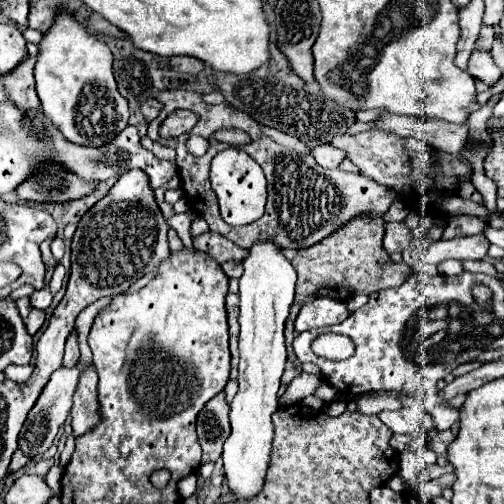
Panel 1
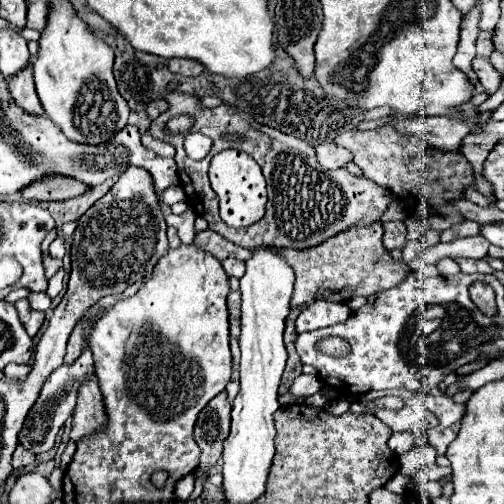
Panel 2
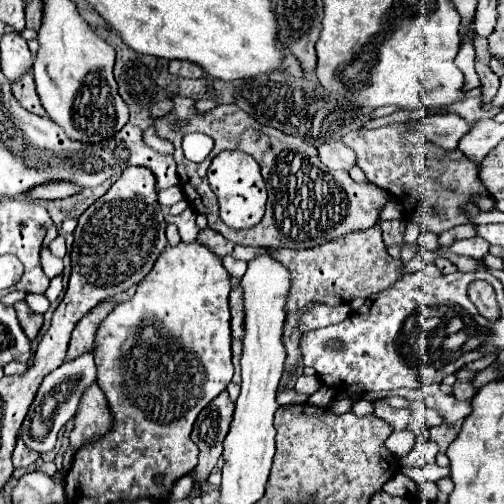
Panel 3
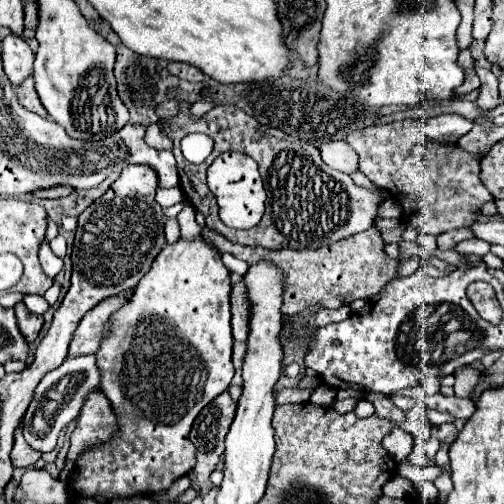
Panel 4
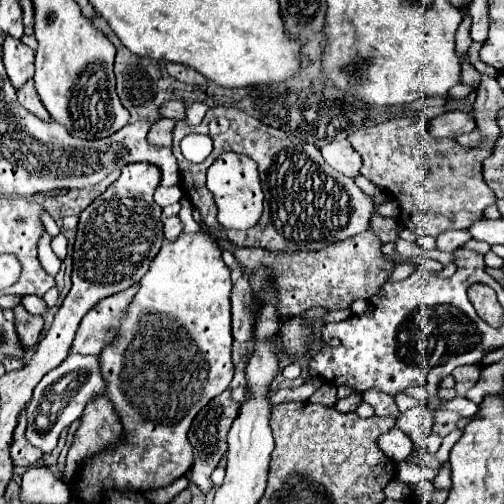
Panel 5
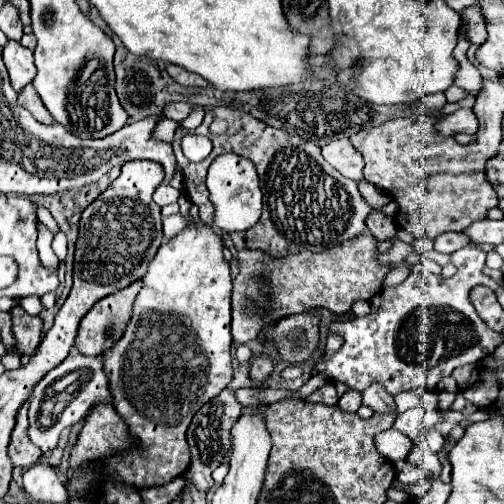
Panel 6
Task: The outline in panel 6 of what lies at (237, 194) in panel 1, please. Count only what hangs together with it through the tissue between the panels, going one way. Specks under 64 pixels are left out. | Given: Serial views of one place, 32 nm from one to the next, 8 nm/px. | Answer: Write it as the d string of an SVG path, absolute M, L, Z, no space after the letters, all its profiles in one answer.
M236 154L218 156L210 168L206 186L210 202L214 204L214 218L210 224L196 224L196 228L184 228L176 236L164 240L148 266L144 286L136 298L132 320L128 322L120 342L104 354L106 372L110 378L110 392L114 396L114 408L128 424L140 448L116 458L108 458L100 464L98 478L114 478L132 484L134 488L148 488L166 484L176 476L182 476L190 464L186 430L192 416L214 396L218 396L232 380L230 364L230 292L232 278L230 266L222 254L224 236L252 228L260 220L262 192L256 176L256 168L250 160Z

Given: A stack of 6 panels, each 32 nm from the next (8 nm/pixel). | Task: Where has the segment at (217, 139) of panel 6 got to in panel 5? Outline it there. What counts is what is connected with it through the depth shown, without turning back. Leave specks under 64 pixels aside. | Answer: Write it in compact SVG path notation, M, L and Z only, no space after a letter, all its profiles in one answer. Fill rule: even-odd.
M216 106L208 110L202 124L196 128L186 126L184 120L176 122L174 128L174 156L178 160L182 186L186 190L186 196L190 202L200 210L202 222L208 228L220 230L216 224L216 204L212 200L212 194L206 188L206 170L208 166L224 152L238 152L248 154L258 164L258 174L262 180L264 190L264 214L256 226L250 230L238 232L238 230L226 230L226 236L232 244L240 248L264 248L270 252L298 252L298 250L322 250L324 246L346 240L348 236L356 236L364 230L368 230L368 220L372 212L376 210L372 204L372 198L366 196L354 180L348 180L346 176L340 176L332 166L328 166L320 154L320 150L314 144L308 144L296 136L286 134L284 130L272 128L262 124L260 120L248 116L242 110L236 110L232 106ZM226 120L226 128L222 132L212 130L212 122ZM200 132L208 134L214 140L212 154L202 164L188 162L180 152L180 140L190 134Z

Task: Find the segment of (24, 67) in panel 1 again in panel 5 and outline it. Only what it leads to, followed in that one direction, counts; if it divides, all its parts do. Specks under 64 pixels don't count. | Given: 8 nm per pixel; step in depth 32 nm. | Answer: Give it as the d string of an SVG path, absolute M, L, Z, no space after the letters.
M30 80L28 84L24 84L24 88L18 90L18 100L20 100L20 104L22 104L26 110L30 110L30 112L32 112L34 116L38 116L40 120L50 120L48 110L46 110L44 104L40 102L40 96L36 94L32 80Z

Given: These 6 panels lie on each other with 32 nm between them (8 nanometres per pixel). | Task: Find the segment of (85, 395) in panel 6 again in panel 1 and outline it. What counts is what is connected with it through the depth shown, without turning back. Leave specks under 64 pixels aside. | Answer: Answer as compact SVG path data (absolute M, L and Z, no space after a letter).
M100 298L98 302L94 302L92 306L88 306L88 308L78 316L78 320L76 320L76 330L80 332L80 336L78 336L80 352L82 352L82 354L80 354L80 360L78 360L76 366L72 366L72 368L64 368L64 366L58 368L58 370L50 376L48 384L44 386L44 390L42 390L40 398L36 400L32 412L28 412L28 418L26 418L24 428L22 428L22 432L20 432L20 440L18 440L18 444L20 444L20 448L24 448L24 452L28 452L28 456L32 456L32 458L44 454L44 452L52 446L52 442L54 442L54 438L56 438L60 426L64 424L64 420L66 420L68 414L70 414L70 408L72 408L72 396L74 396L74 392L76 392L78 378L80 378L80 374L84 372L84 368L88 368L88 364L92 364L92 352L90 352L88 342L86 342L86 338L88 338L88 330L90 330L90 324L92 324L94 316L96 316L104 306L110 304L108 300L110 300L110 298Z

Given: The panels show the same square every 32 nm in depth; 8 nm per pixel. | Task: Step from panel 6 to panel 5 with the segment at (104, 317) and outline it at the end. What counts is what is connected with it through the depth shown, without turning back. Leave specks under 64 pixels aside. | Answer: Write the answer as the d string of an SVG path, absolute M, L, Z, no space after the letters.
M134 284L128 290L122 290L118 294L112 294L108 298L100 300L82 318L70 350L76 354L96 354L98 356L102 352L102 348L118 336L120 320L124 318L124 312L128 310L138 288L140 286Z

